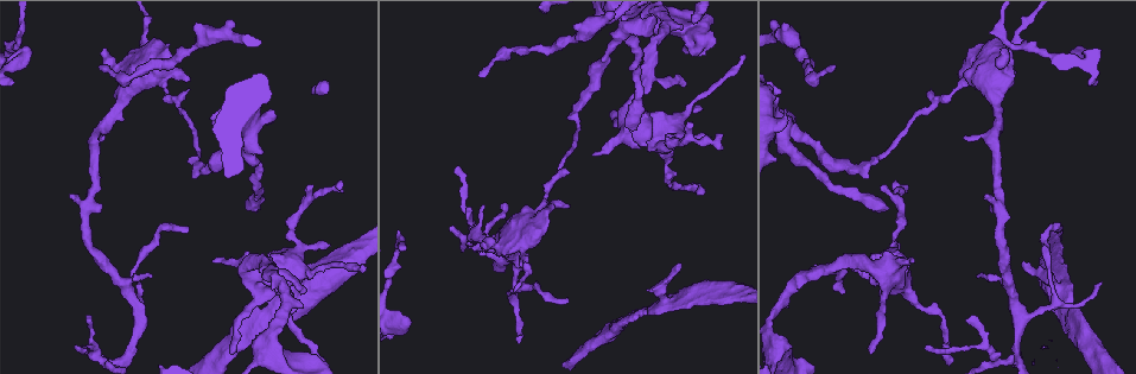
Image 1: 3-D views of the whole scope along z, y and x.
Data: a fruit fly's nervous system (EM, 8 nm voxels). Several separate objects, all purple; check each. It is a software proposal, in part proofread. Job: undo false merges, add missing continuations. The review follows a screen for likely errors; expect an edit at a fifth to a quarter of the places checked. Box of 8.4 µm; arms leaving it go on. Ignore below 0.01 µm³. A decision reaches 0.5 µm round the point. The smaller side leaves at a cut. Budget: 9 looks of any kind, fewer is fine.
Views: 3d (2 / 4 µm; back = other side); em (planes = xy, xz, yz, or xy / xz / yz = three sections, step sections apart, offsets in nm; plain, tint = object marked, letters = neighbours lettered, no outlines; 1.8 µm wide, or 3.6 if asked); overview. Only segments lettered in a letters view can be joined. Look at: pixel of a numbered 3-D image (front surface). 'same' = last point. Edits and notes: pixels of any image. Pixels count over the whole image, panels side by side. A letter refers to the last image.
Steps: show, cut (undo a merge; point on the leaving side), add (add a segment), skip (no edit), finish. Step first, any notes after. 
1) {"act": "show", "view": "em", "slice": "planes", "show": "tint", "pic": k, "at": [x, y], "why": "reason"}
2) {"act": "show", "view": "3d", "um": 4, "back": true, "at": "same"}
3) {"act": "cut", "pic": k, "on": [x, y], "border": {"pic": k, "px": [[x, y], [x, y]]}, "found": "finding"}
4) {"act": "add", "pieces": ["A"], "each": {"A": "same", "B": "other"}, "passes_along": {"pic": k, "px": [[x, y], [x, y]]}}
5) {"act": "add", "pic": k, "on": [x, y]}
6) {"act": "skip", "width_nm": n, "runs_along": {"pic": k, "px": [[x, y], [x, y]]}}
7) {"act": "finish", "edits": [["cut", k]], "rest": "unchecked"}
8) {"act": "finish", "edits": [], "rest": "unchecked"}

{"act": "show", "view": "3d", "um": 2, "pic": 1, "at": [101, 65], "why": "an open end"}

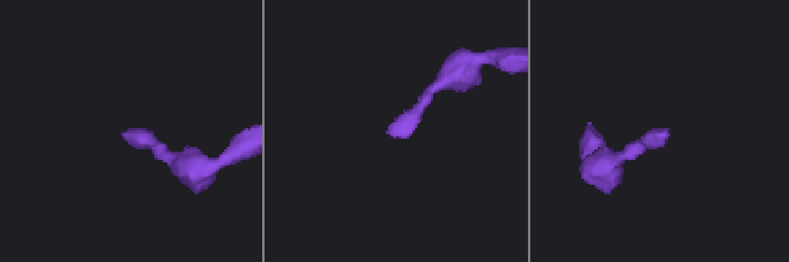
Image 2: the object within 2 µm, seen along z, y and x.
{"act": "show", "view": "em", "um": 3.6, "slice": "planes", "show": "letters", "pic": 2, "at": [669, 132]}

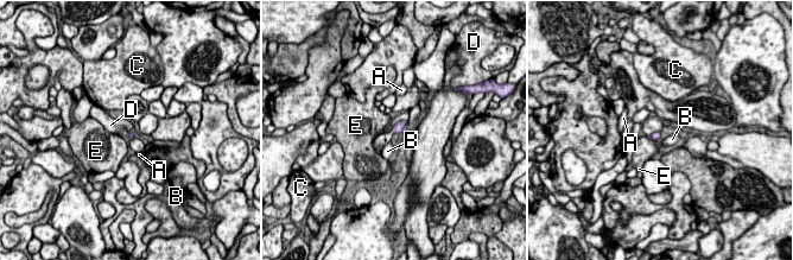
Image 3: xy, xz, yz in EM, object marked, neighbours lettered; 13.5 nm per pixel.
{"act": "skip", "each": {"A": "other", "B": "other", "C": "other", "D": "other", "E": "other"}, "border": {"pic": 3, "px": [[407, 122], [399, 121], [389, 131]]}, "found": "no lettered segment goes on from it"}

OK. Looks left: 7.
{"act": "show", "view": "3d", "um": 2, "pic": 1, "at": [591, 154], "why": "free end"}

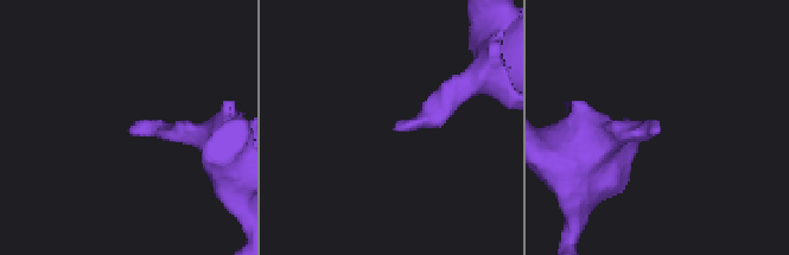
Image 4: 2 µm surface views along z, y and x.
{"act": "show", "view": "em", "slice": "xz", "step": 8, "show": "tint", "pic": 4, "at": [659, 129]}

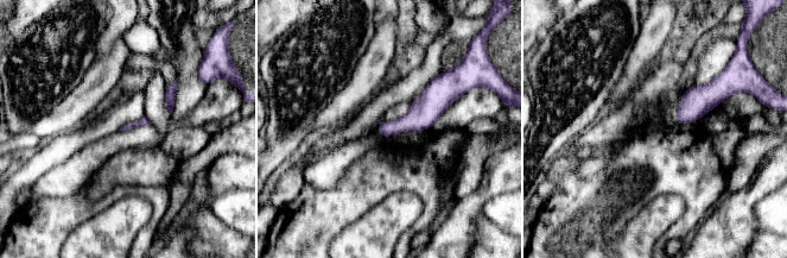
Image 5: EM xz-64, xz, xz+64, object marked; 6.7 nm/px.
{"act": "show", "view": "em", "slice": "planes", "show": "letters", "at": "same", "why": "another direction"}

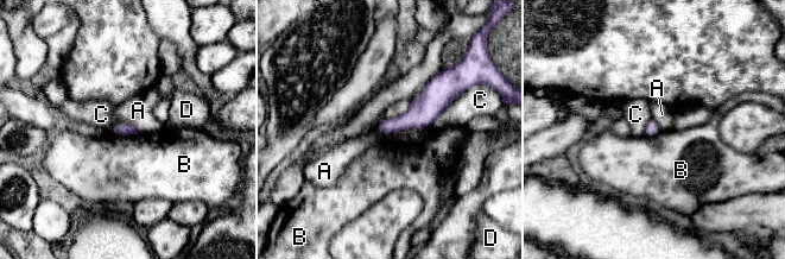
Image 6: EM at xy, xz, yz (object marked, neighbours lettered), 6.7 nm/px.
{"act": "skip", "each": {"A": "other", "B": "other", "C": "other", "D": "other"}, "runs_along": {"pic": 6, "px": [[450, 93], [409, 120], [380, 127]]}, "found": "none of them fits"}

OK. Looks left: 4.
{"act": "show", "view": "em", "slice": "xz", "step": 16, "show": "tint", "pic": 1, "at": [197, 163]}

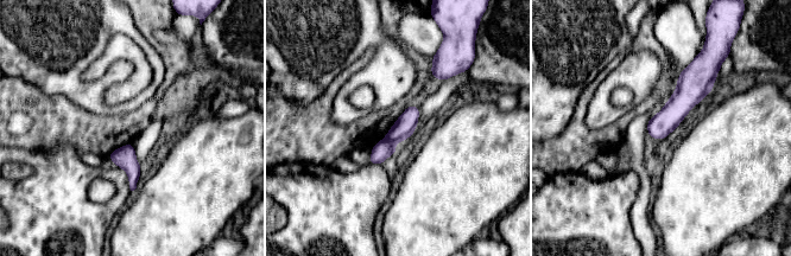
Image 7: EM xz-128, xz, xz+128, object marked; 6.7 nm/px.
{"act": "show", "view": "em", "slice": "planes", "show": "letters", "at": "same", "why": "cut it another way"}

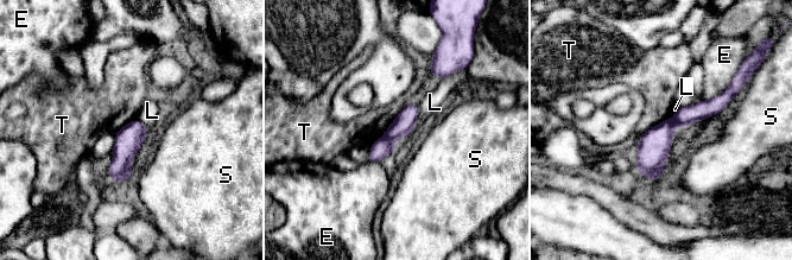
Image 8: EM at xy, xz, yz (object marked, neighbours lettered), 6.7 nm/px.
{"act": "cut", "pic": 8, "on": [403, 125], "each": {"E": "other", "L": "other", "S": "other", "T": "other"}, "border": {"pic": 8, "px": [[384, 135], [391, 141]]}, "found": "two neurons meet here"}

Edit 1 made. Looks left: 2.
{"act": "finish", "edits": [["cut", 8]], "rest": "unchecked"}

